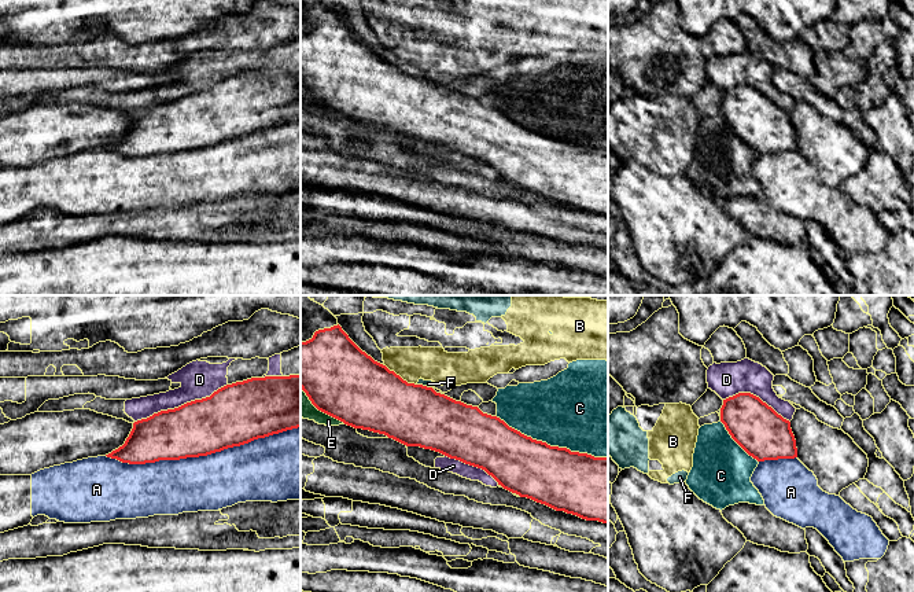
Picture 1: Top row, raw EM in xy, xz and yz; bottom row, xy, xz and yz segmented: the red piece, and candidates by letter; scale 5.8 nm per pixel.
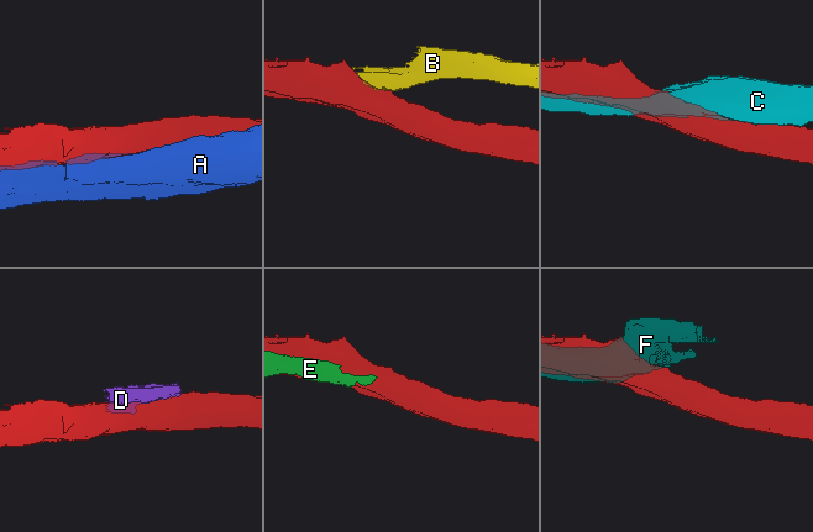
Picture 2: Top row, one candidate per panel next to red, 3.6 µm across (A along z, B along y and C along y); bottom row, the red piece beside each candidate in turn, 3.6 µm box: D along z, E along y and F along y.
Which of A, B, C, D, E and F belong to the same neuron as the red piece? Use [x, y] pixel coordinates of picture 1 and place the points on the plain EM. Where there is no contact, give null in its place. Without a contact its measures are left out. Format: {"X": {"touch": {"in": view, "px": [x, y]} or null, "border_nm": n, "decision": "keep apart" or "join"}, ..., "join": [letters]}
{"A": {"touch": {"in": "xy", "px": [202, 147]}, "border_nm": 1150, "decision": "keep apart"}, "B": {"touch": {"in": "xz", "px": [400, 69]}, "border_nm": 220, "decision": "keep apart"}, "C": {"touch": {"in": "xz", "px": [552, 139]}, "border_nm": 700, "decision": "keep apart"}, "D": {"touch": {"in": "xy", "px": [181, 98]}, "border_nm": 600, "decision": "keep apart"}, "E": {"touch": {"in": "xz", "px": [320, 102]}, "border_nm": 340, "decision": "keep apart"}, "F": {"touch": {"in": "xz", "px": [424, 78]}, "border_nm": 90, "decision": "keep apart"}, "join": []}

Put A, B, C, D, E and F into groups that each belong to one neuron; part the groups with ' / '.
A / B F / C / D E

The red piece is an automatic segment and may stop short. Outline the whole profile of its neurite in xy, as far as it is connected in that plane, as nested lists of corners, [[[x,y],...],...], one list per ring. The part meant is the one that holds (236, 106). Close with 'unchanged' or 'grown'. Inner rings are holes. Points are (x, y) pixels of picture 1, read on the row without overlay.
[[[301,67],[251,70],[226,77],[210,89],[134,114],[125,136],[106,148],[129,157],[199,150],[298,119]]] | unchanged

